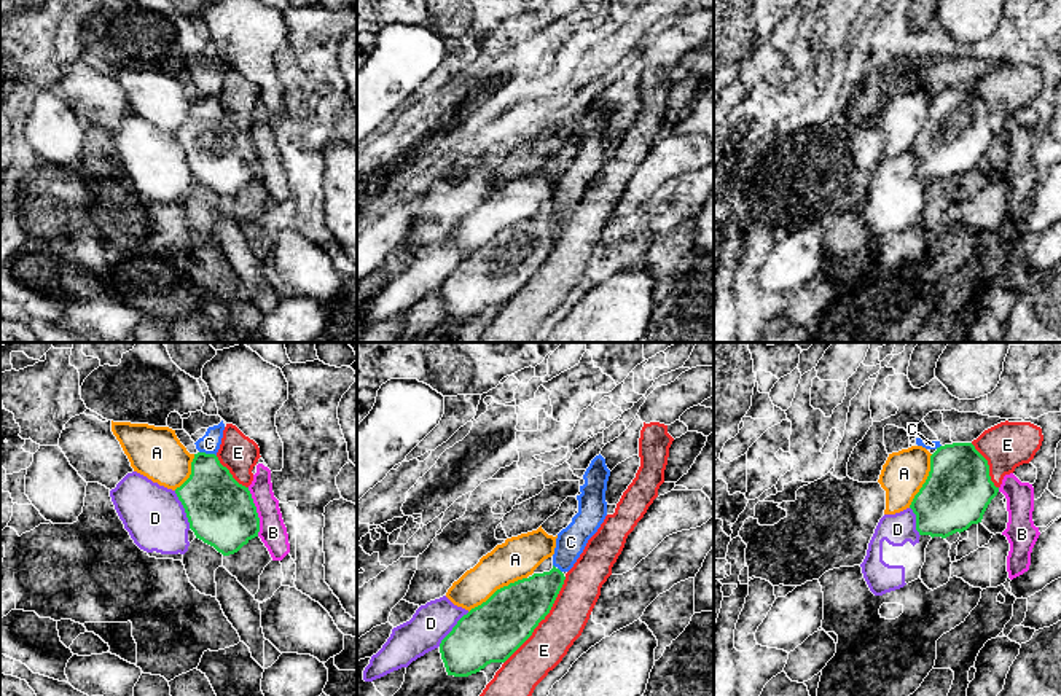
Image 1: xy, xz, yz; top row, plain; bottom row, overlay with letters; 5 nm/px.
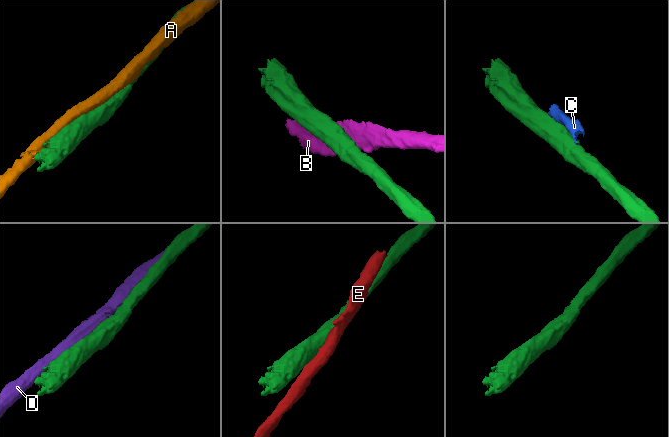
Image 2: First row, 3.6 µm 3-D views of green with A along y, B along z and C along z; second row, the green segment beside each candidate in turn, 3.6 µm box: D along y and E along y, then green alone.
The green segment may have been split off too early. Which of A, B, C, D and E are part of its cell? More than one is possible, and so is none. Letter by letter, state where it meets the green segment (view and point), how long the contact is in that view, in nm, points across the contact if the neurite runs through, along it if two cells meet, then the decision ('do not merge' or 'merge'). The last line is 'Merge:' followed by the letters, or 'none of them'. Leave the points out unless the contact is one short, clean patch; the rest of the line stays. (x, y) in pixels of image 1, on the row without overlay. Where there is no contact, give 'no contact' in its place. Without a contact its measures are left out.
A: xz (497, 233) | 340 nm | do not merge
B: xy (255, 155) | 260 nm | do not merge
C: xy (207, 97) | 90 nm | along xy (199, 94), (215, 99) | do not merge
D: xy (185, 153) | 200 nm | do not merge
E: xz (542, 261) | 550 nm | do not merge
Merge: none of them

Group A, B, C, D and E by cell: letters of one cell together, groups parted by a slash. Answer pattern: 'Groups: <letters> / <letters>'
Groups: A / B / C / D / E

